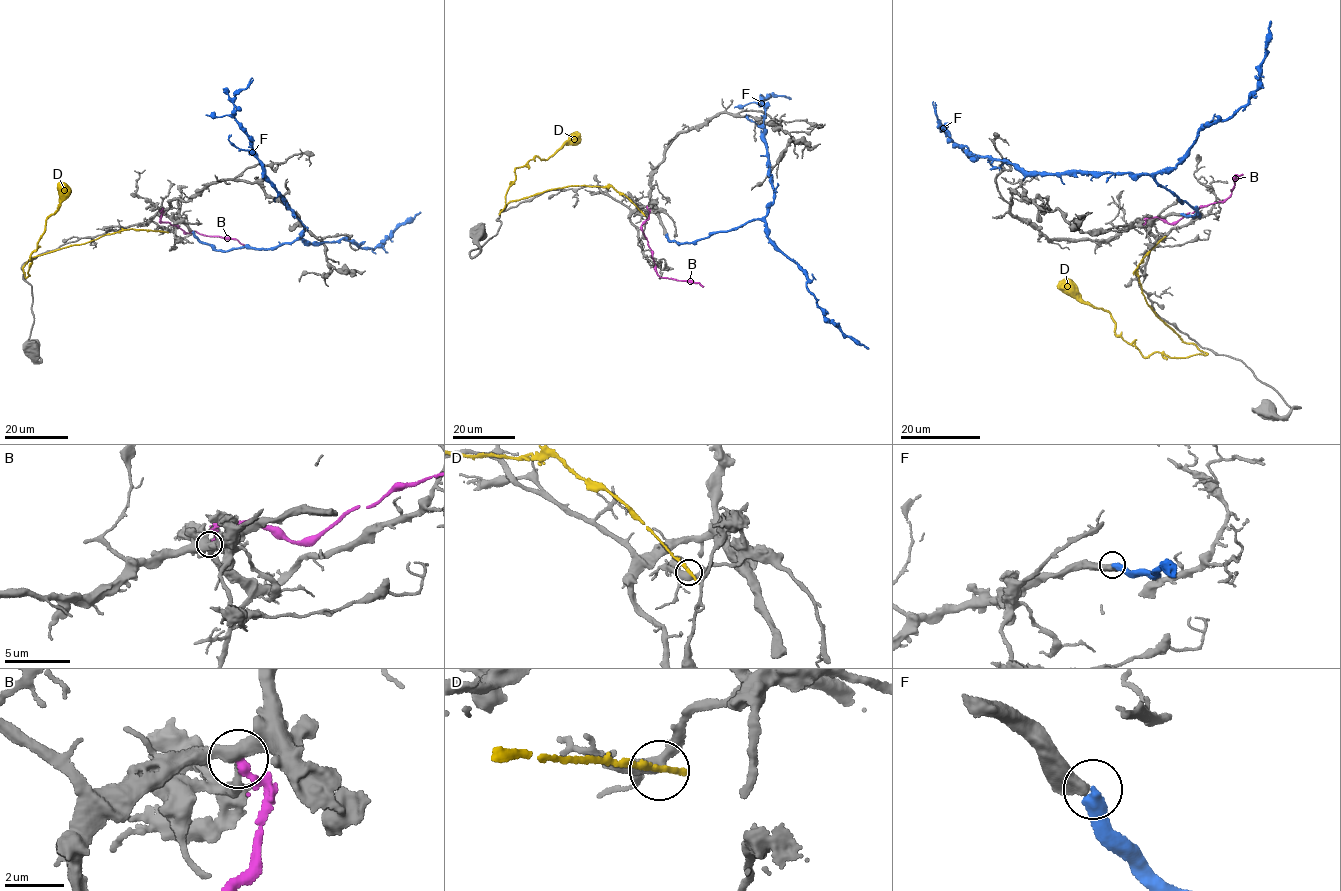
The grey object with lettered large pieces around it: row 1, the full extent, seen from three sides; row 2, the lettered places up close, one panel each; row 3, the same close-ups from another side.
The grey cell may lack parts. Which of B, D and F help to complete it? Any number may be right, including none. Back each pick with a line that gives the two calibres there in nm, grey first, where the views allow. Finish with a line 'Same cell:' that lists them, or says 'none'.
F: Thickness 500 nm (grey) against 440 nm
Same cell: F

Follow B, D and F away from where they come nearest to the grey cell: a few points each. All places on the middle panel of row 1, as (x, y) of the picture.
B: (647, 206), (649, 214), (642, 231), (657, 274), (661, 278), (692, 280), (703, 287)
D: (643, 214), (612, 187), (587, 186), (512, 200), (499, 214), (515, 168), (547, 158), (579, 135)
F: (667, 234), (671, 241), (696, 242), (766, 214), (774, 191), (764, 142), (765, 109), (759, 100), (790, 98)

